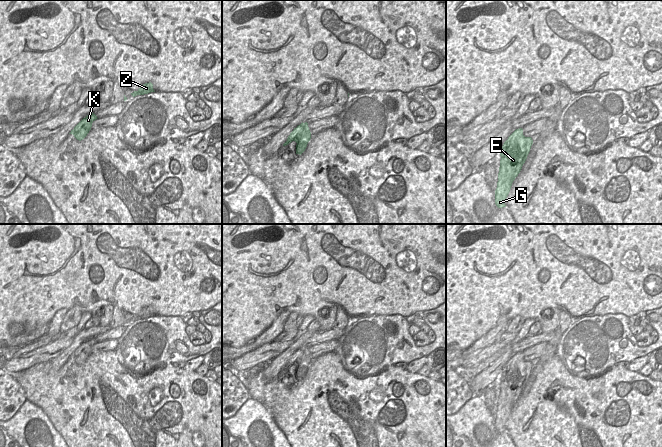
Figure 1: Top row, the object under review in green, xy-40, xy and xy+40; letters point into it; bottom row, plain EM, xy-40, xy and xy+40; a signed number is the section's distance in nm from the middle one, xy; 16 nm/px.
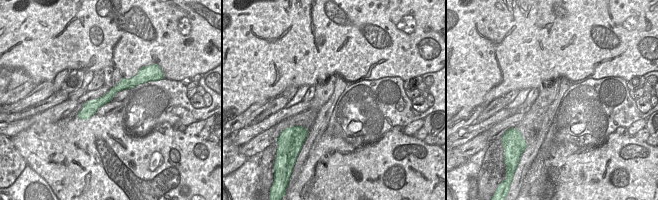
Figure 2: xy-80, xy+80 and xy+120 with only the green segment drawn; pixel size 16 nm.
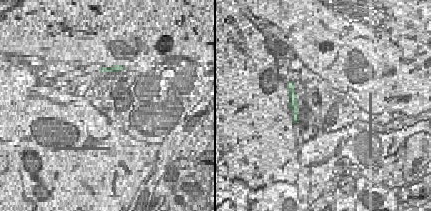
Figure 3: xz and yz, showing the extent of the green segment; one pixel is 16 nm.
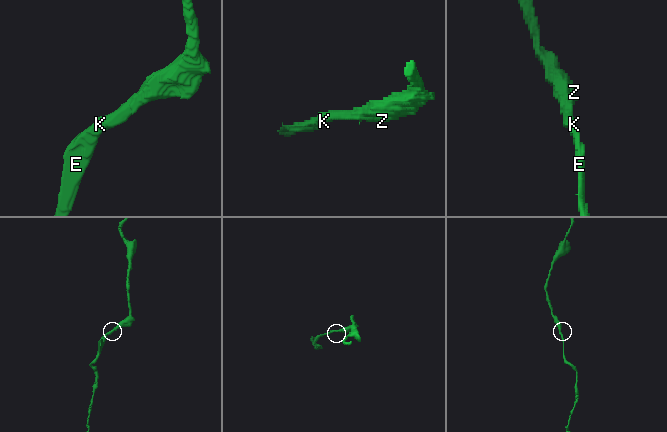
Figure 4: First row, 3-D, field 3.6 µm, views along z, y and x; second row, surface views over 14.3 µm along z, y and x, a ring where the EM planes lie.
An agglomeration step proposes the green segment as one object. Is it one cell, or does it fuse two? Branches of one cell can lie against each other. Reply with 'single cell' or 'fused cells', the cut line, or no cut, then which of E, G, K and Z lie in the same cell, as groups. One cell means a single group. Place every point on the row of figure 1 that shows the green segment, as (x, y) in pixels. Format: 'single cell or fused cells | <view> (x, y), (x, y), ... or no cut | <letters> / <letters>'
single cell | no cut | E G K Z

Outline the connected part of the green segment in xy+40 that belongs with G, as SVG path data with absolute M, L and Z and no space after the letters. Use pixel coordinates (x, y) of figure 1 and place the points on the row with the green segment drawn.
M516 129L504 142L500 151L500 167L495 204L498 208L506 207L505 201L515 178L520 173L530 152L533 140L523 135L523 129Z

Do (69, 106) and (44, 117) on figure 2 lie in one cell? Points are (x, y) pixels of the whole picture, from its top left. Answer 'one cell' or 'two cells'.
one cell

